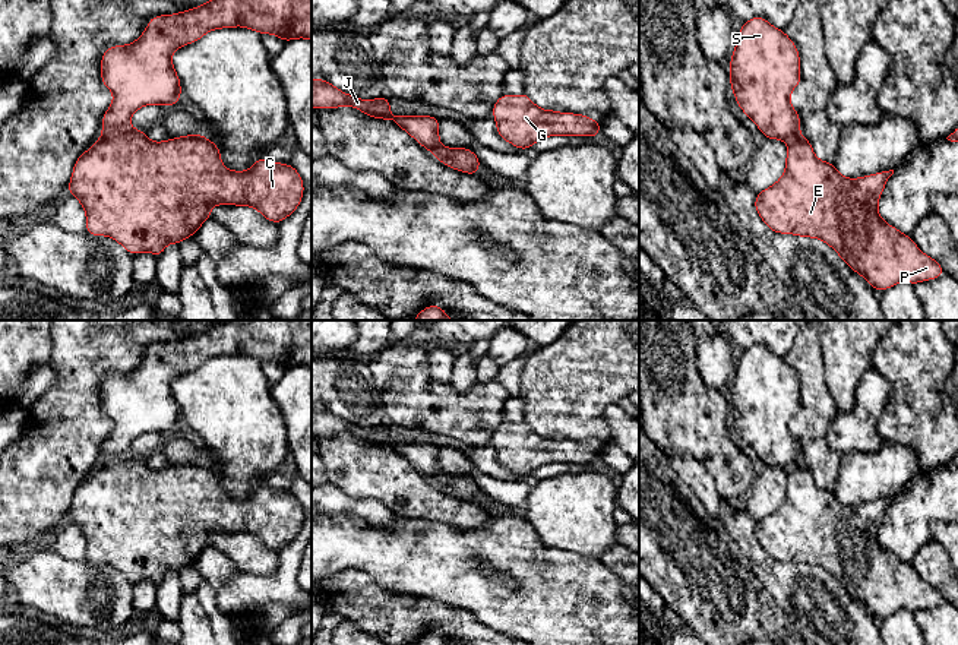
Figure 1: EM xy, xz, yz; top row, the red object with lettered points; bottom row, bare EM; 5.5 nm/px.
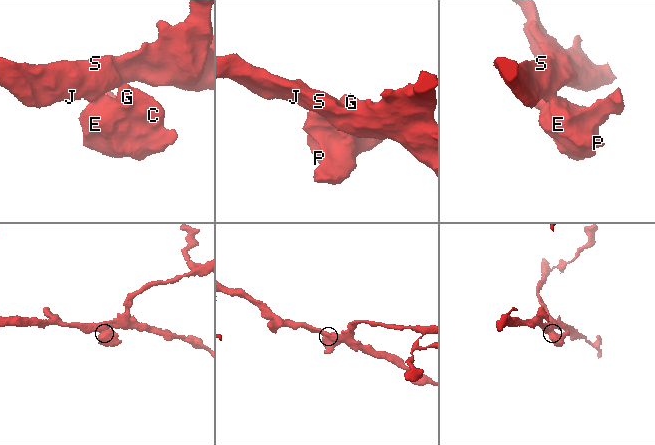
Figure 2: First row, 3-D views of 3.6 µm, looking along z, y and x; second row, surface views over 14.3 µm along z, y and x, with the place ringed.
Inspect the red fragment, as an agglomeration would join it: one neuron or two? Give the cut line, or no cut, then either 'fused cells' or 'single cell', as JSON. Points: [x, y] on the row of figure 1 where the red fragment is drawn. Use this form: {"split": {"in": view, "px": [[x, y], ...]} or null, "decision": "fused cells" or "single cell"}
{"split": {"in": "xy", "px": [[127, 125], [104, 135]]}, "decision": "fused cells"}

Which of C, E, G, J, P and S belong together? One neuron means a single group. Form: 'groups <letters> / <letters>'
groups C E G P / J S

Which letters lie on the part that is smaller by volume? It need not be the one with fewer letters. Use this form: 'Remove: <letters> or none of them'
Remove: C, E, G, P

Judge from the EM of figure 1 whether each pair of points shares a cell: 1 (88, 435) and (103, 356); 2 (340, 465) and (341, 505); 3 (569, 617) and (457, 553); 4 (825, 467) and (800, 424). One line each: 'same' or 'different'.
1: same
2: different
3: same
4: same

